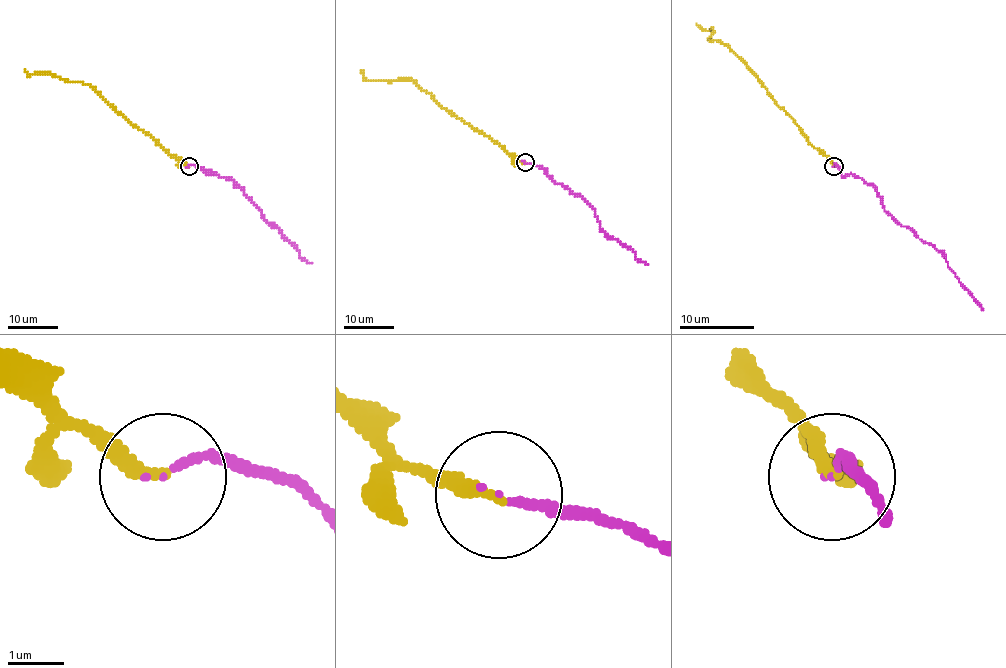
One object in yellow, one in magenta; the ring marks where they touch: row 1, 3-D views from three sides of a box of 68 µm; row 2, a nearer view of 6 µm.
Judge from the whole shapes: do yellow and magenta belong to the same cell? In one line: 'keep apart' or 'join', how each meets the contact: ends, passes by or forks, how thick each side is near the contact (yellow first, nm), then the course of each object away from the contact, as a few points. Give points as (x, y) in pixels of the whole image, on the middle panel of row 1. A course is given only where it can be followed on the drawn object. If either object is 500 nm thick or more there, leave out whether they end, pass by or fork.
join | yellow ends | magenta ends | 240/120 nm | yellow via (525, 163), (515, 160), (488, 136), (453, 116), (411, 80), (367, 81), (360, 69) | magenta via (525, 163), (543, 169), (556, 183), (587, 202), (594, 211), (599, 227), (647, 264)

